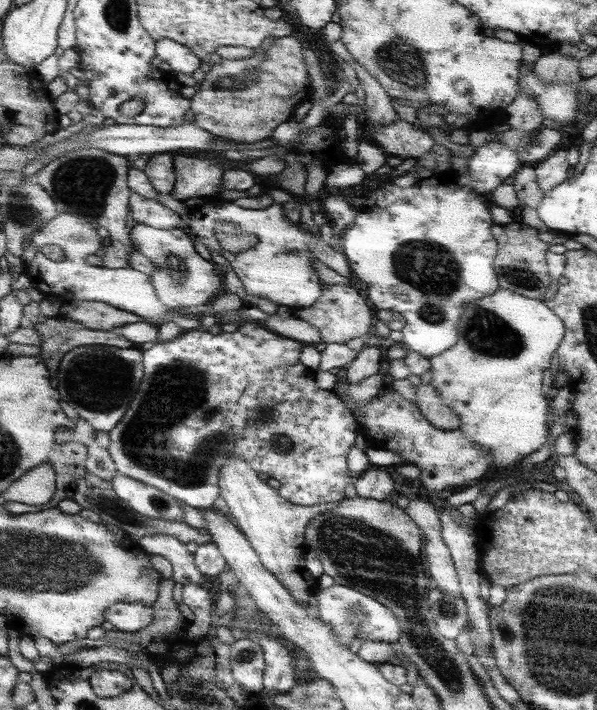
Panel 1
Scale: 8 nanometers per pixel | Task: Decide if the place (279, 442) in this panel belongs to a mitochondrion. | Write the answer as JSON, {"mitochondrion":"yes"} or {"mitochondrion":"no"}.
{"mitochondrion":"yes"}

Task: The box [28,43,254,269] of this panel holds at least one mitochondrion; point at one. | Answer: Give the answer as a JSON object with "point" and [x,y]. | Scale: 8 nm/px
{"point":[83,184]}

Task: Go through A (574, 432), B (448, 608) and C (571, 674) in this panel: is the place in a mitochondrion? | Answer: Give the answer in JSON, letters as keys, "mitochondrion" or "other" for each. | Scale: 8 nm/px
{"A":"other","B":"mitochondrion","C":"mitochondrion"}

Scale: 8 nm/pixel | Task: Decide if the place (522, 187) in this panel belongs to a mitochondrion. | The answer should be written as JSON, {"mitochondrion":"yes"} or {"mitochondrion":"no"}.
{"mitochondrion":"no"}

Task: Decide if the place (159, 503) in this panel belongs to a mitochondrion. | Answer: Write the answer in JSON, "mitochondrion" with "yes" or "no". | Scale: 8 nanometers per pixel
{"mitochondrion":"yes"}

